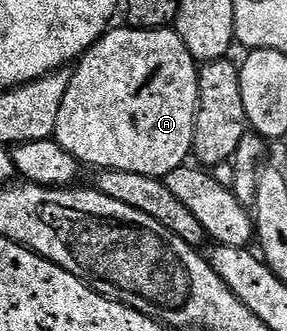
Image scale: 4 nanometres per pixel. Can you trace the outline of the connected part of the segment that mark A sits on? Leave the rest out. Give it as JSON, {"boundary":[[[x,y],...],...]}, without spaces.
{"boundary":[[[110,28],[96,43],[89,48],[85,56],[76,62],[73,69],[71,87],[67,87],[67,95],[63,95],[63,107],[59,107],[59,123],[55,123],[55,139],[82,166],[94,165],[94,170],[118,169],[119,171],[135,171],[135,175],[160,177],[162,179],[171,171],[190,160],[193,152],[193,128],[197,118],[197,100],[199,99],[199,65],[193,60],[191,51],[183,47],[183,39],[179,39],[176,28],[164,29],[125,29]]]}

